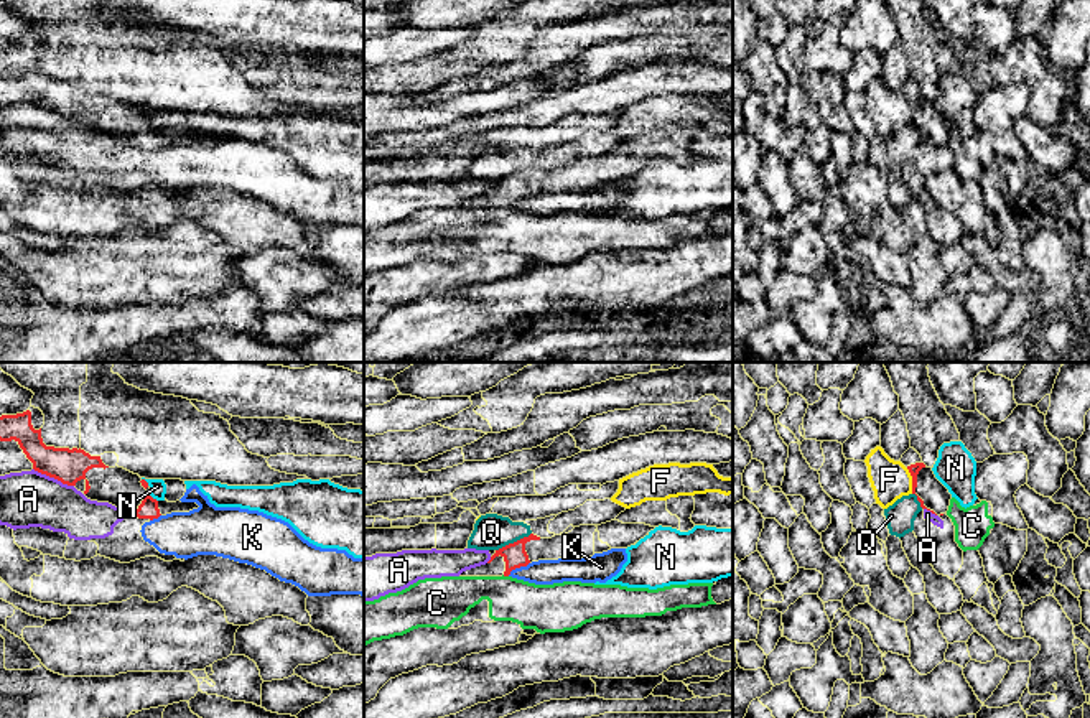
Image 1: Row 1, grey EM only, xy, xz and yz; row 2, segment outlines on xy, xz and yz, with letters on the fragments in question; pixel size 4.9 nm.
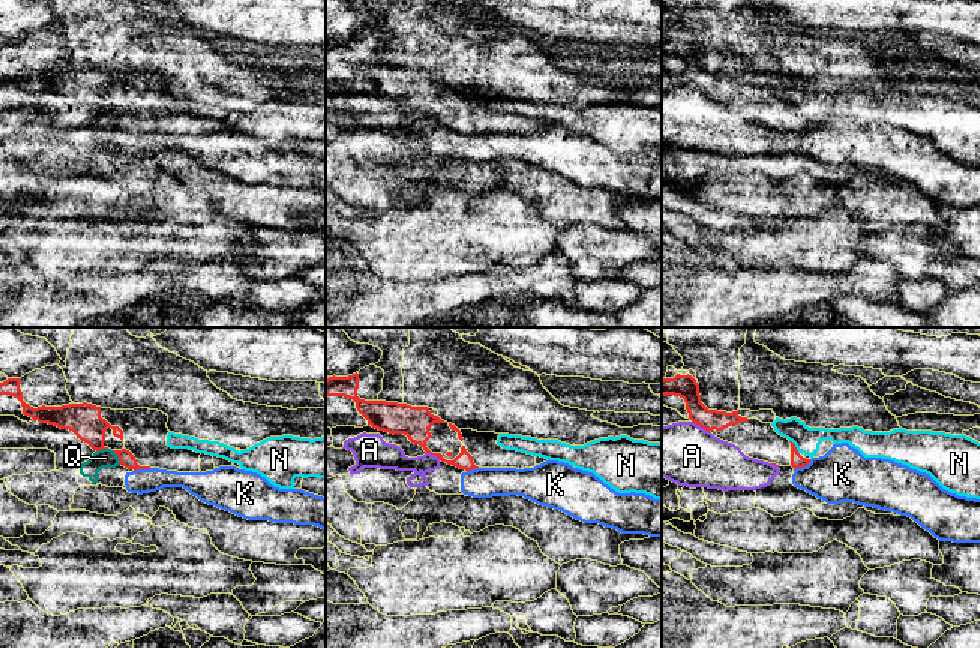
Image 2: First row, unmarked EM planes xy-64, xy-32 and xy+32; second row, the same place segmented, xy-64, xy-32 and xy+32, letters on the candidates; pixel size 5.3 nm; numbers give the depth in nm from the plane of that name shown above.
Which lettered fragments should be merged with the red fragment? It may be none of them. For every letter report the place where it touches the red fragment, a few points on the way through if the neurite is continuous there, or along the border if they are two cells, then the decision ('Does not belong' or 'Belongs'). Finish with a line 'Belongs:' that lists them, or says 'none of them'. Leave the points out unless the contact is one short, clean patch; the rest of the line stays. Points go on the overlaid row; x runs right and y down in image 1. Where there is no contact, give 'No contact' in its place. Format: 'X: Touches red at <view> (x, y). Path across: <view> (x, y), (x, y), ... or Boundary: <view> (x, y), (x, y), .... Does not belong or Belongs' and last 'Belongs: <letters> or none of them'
A: Touches red at xy (53, 476). Boundary: xy (33, 468), (73, 486). Does not belong
C: Touches red at xz (506, 575). Boundary: xz (503, 575), (507, 577). Does not belong
F: Touches red at yz (912, 481). Boundary: yz (906, 468), (911, 476), (912, 493). Does not belong
K: Touches red at xz (517, 567). Boundary: xz (529, 562), (516, 567), (507, 575). Does not belong
N: Touches red at xy (152, 498). Boundary: xy (149, 493), (157, 501). Does not belong
Q: Touches red at xz (514, 542). Boundary: xz (531, 532), (496, 550). Does not belong
Belongs: none of them

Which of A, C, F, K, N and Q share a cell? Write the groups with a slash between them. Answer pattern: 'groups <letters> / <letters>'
groups A K / C / F / N / Q

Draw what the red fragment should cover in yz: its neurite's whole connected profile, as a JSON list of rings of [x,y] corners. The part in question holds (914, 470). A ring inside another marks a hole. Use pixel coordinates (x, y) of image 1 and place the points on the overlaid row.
[[[909,448],[902,455],[901,463],[912,476],[912,494],[917,496],[920,507],[930,511],[935,515],[947,514],[952,494],[935,478],[932,468],[927,468],[922,463],[920,455],[914,448]]]

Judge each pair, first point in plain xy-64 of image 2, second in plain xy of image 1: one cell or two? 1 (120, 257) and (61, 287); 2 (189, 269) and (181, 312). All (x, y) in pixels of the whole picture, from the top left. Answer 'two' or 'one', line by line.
1: one
2: one

